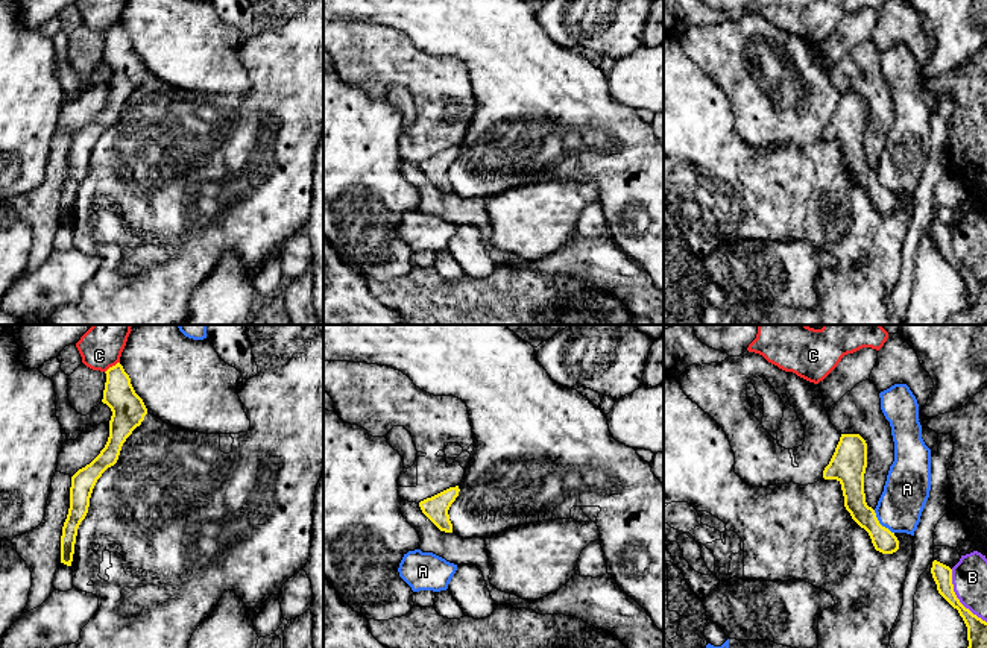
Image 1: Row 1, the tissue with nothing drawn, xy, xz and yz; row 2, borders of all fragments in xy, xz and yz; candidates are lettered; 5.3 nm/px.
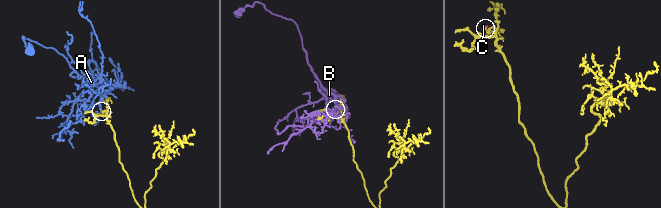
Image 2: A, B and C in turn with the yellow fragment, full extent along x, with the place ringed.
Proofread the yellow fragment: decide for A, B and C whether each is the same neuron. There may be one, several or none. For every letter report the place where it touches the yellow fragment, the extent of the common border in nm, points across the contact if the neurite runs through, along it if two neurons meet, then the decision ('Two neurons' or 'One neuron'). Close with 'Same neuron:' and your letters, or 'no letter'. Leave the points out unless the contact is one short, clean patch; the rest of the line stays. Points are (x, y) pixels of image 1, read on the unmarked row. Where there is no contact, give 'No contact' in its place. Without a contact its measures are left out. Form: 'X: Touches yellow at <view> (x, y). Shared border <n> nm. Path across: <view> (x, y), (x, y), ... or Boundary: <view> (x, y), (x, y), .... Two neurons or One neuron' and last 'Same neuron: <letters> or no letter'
A: Touches yellow at yz (879, 184). Shared border 170 nm. Boundary: yz (873, 170), (878, 181), (893, 193). Two neurons
B: Touches yellow at yz (957, 258). Shared border 340 nm. Two neurons
C: Touches yellow at xy (113, 26). Shared border 100 nm. Boundary: xy (119, 22), (105, 32). Two neurons
Same neuron: no letter

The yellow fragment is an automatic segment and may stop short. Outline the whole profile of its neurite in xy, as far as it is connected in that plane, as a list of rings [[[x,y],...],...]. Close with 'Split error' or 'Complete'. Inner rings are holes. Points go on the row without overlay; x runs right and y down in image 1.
[[[120,23],[105,33],[102,62],[112,71],[109,97],[100,114],[71,137],[70,168],[61,196],[61,223],[67,226],[71,226],[77,188],[88,173],[90,158],[97,140],[117,123],[123,103],[147,74],[143,59],[135,53],[131,38]]]. Complete

